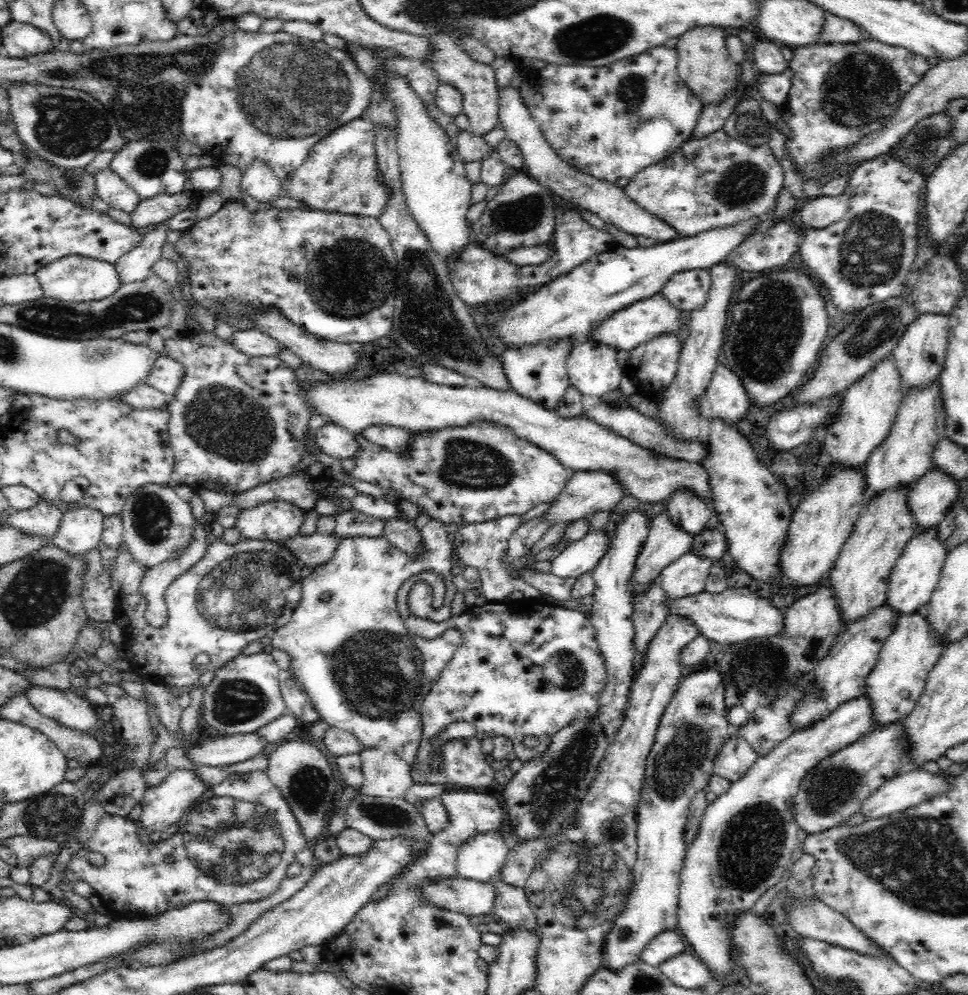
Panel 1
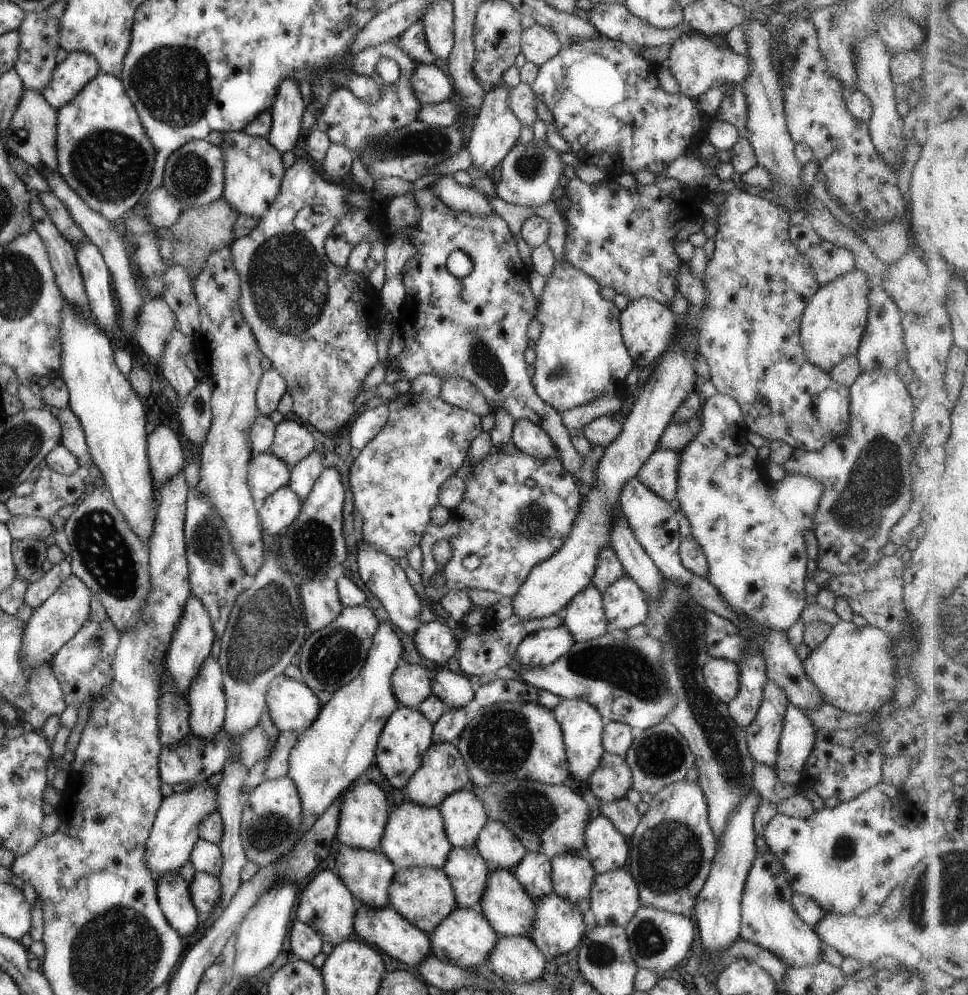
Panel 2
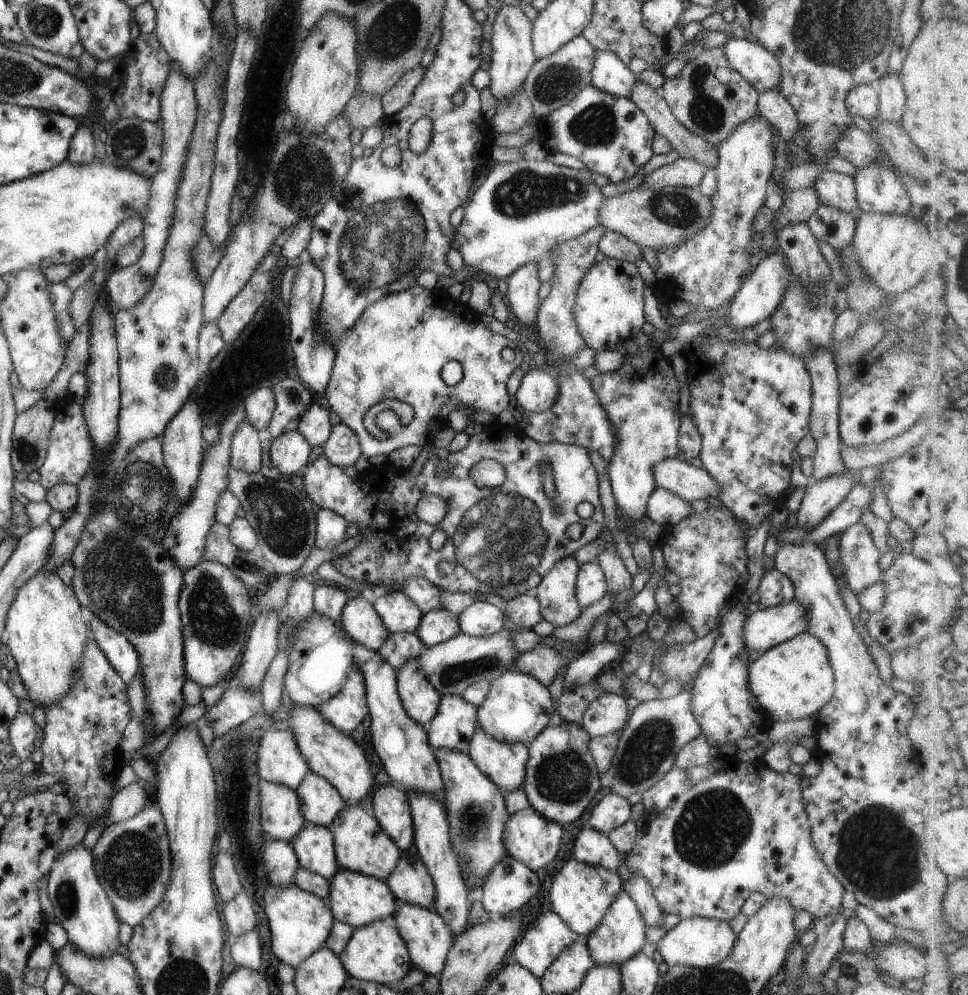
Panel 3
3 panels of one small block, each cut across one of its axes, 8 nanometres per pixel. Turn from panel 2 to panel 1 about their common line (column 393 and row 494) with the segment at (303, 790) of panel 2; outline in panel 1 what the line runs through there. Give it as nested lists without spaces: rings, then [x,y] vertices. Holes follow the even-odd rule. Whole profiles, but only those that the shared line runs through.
[[[402,372],[370,374],[356,379],[343,379],[331,381],[301,382],[299,392],[303,396],[303,402],[311,414],[318,414],[326,423],[336,424],[347,428],[350,432],[361,433],[366,427],[373,424],[389,424],[395,427],[405,428],[412,433],[426,429],[436,429],[446,427],[463,427],[478,419],[486,419],[494,423],[502,423],[510,427],[518,437],[526,439],[538,445],[538,447],[550,452],[566,469],[571,473],[575,472],[613,472],[617,480],[627,488],[627,493],[636,497],[644,503],[662,502],[663,504],[670,498],[670,494],[678,488],[686,488],[694,492],[697,496],[707,500],[707,504],[712,507],[712,495],[710,495],[710,479],[706,471],[696,462],[674,459],[664,461],[664,458],[648,452],[647,449],[632,444],[629,440],[614,434],[607,428],[602,428],[599,424],[588,420],[584,416],[564,420],[557,416],[554,411],[544,408],[541,404],[533,400],[520,396],[516,391],[502,392],[484,388],[468,382],[462,388],[450,388],[448,386],[438,386],[422,380],[420,377],[405,377]]]

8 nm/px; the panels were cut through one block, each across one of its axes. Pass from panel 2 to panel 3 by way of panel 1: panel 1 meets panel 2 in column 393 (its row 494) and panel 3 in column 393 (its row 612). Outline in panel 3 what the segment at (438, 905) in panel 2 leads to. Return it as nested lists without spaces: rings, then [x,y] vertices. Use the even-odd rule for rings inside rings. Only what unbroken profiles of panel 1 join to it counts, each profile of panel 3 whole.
[[[357,804],[343,806],[338,812],[335,822],[329,823],[326,827],[331,831],[333,837],[335,858],[339,869],[347,869],[383,881],[393,870],[402,853],[379,826],[376,818],[367,814]]]

